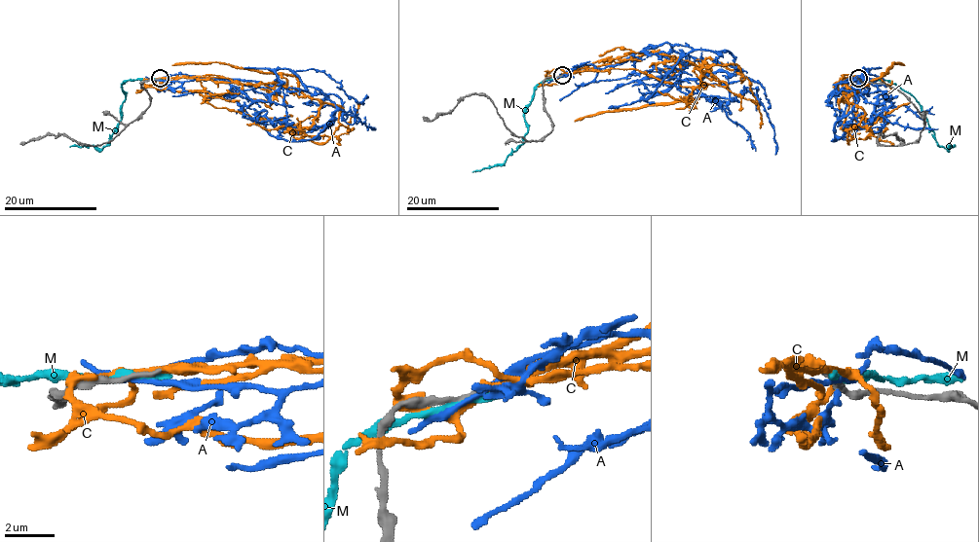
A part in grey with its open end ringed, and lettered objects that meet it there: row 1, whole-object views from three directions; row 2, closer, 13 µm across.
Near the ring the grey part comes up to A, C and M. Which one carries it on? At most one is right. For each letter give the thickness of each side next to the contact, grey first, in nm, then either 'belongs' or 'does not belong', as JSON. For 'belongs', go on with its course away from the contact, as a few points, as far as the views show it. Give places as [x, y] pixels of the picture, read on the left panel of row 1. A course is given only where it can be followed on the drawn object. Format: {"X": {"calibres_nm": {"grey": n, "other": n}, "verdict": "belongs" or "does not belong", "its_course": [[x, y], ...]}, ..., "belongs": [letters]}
{"A": {"calibres_nm": {"grey": 280, "other": 190}, "verdict": "does not belong"}, "C": {"calibres_nm": {"grey": 240, "other": 280}, "verdict": "does not belong"}, "M": {"calibres_nm": {"grey": 200, "other": 260}, "verdict": "does not belong"}, "belongs": []}

